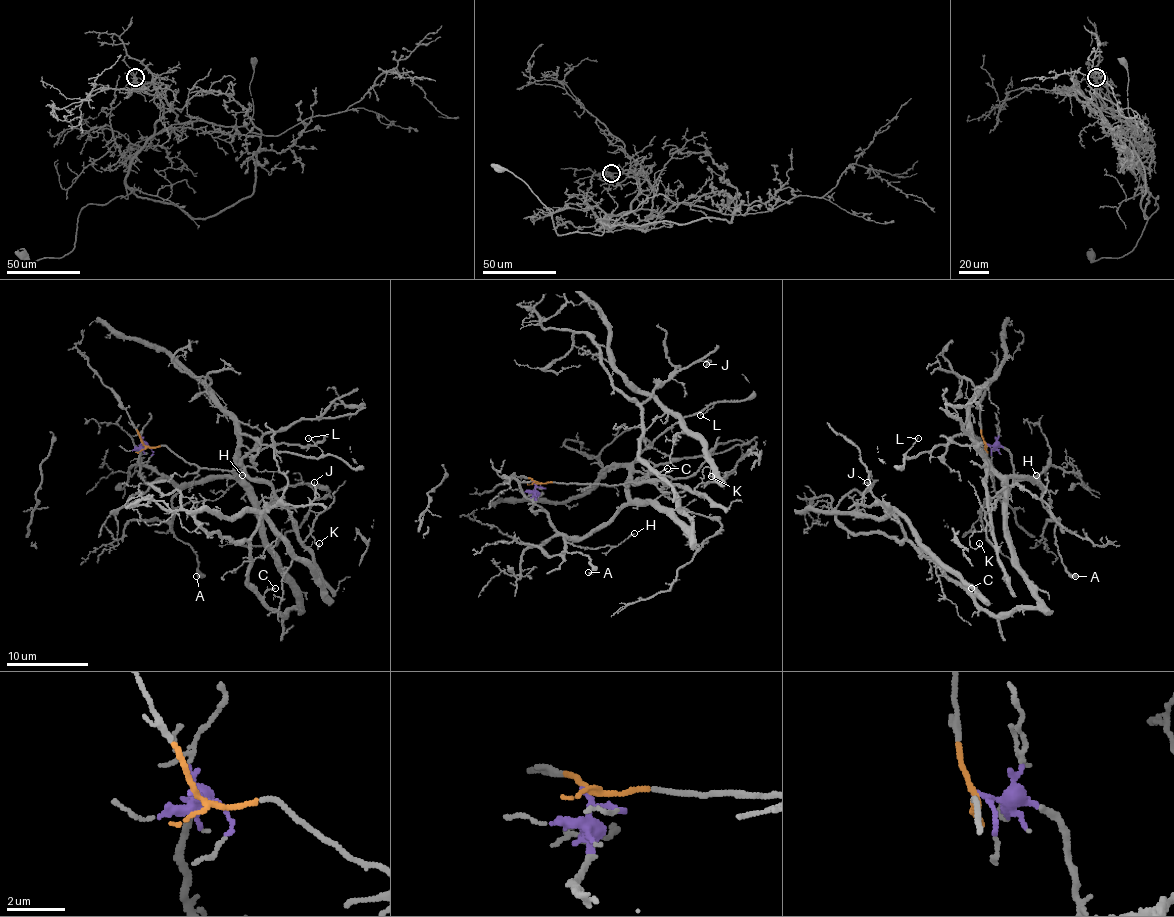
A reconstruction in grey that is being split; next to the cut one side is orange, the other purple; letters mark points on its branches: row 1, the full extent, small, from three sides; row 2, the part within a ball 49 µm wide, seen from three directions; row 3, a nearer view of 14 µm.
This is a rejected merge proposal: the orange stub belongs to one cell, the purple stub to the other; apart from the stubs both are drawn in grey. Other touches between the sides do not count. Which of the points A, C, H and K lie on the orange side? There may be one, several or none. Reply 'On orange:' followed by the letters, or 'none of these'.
On orange: K

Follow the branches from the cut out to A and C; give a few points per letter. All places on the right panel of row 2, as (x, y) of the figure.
A: (986, 444), (1000, 444), (1008, 452), (1012, 481), (1039, 483), (1043, 508), (1055, 522), (1064, 567), (1076, 575)
C: (986, 444), (1008, 452), (1012, 481), (1039, 483), (1006, 487), (1008, 549), (1037, 604), (990, 614), (972, 587)

